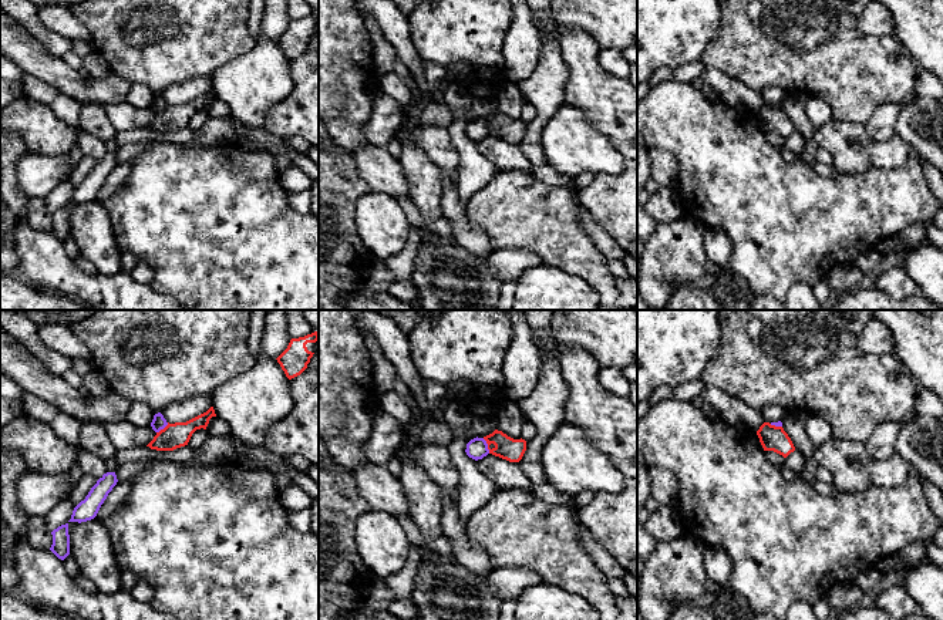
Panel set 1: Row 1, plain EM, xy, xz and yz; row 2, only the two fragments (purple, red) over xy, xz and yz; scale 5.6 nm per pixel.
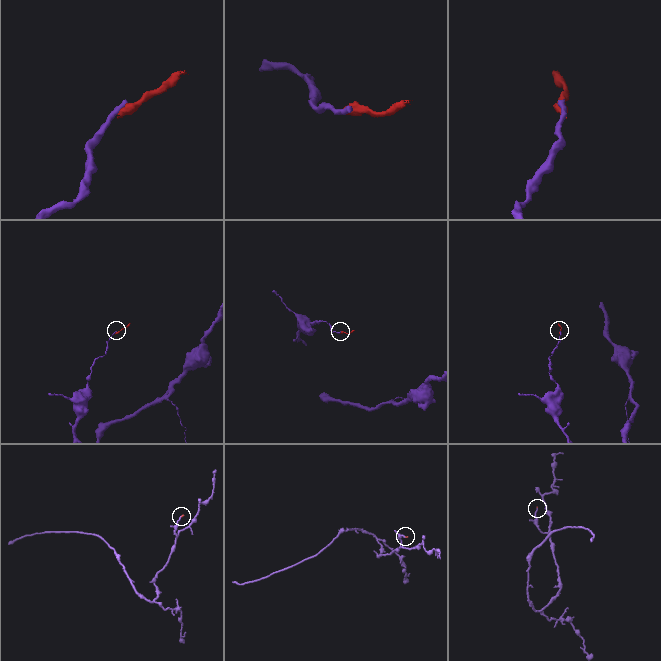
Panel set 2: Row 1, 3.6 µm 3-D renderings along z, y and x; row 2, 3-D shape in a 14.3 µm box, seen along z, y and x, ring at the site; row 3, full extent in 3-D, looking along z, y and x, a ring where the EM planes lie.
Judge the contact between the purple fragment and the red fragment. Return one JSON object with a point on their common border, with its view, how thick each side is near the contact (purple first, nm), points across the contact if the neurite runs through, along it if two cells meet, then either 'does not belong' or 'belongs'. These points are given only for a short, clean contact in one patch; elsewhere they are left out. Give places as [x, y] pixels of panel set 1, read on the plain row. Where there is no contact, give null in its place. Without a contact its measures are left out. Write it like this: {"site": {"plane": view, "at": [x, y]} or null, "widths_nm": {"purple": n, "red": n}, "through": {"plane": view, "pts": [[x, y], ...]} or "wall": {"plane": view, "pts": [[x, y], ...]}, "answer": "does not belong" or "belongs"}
{"site": {"plane": "xz", "at": [487, 127]}, "widths_nm": {"purple": 120, "red": 130}, "wall": {"plane": "xz", "pts": [[482, 120], [489, 134]]}, "answer": "does not belong"}

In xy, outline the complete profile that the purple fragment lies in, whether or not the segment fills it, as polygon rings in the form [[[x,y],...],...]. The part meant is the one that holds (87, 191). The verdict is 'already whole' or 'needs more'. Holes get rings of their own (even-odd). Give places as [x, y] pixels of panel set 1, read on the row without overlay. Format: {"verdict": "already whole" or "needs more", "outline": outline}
{"verdict": "already whole", "outline": [[[115,154],[104,155],[97,165],[91,169],[84,182],[81,182],[73,192],[68,203],[87,203],[97,198],[101,186],[107,181],[108,175],[117,166],[118,161]]]}

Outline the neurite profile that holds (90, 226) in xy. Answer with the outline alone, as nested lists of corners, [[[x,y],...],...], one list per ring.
[[[97,199],[87,203],[67,203],[70,216],[70,236],[80,249],[80,256],[90,260],[100,274],[122,272],[122,250],[114,237],[111,219]]]

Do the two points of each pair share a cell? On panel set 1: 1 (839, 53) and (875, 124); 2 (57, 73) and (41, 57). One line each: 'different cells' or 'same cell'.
1: different cells
2: same cell

